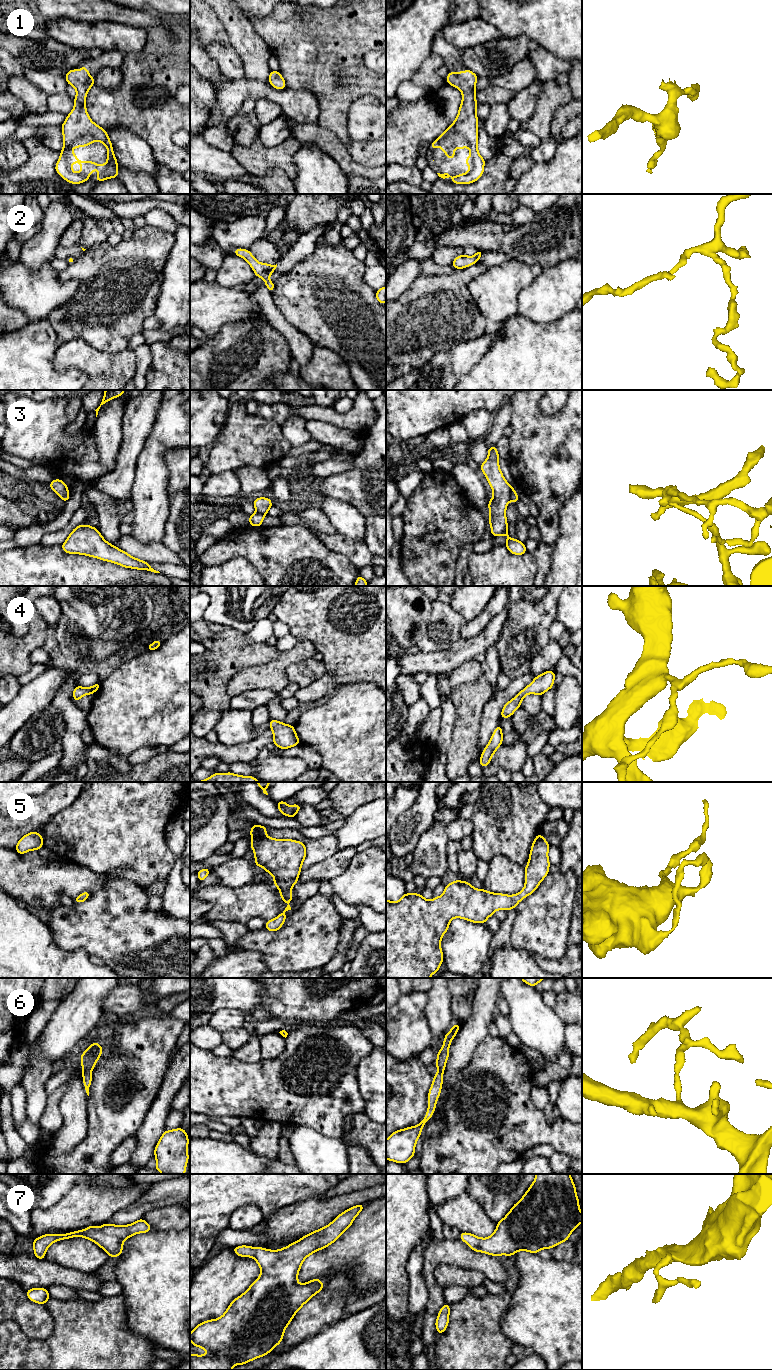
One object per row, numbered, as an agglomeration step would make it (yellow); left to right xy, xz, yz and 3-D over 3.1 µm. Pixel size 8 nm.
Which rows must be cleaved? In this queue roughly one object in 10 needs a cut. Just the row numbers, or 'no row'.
3

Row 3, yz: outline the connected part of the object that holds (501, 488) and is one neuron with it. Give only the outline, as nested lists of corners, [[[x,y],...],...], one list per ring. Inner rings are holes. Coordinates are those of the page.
[[[496,446],[488,447],[488,458],[480,465],[480,469],[493,490],[493,498],[488,502],[490,532],[494,537],[506,535],[505,545],[509,552],[514,555],[523,555],[527,552],[525,544],[508,535],[506,508],[510,501],[512,487],[505,480],[498,459],[499,454]]]

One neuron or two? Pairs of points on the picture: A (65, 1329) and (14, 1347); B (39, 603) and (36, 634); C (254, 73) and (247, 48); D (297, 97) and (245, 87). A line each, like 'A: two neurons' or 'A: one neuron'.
A: one neuron
B: two neurons
C: one neuron
D: one neuron

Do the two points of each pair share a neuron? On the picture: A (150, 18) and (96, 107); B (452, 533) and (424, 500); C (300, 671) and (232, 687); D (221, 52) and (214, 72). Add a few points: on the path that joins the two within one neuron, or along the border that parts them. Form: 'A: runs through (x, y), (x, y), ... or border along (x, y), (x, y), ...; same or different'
A: border along (170, 19), (163, 27), (151, 26), (148, 29); different
B: runs through (444, 525), (432, 508); same
C: border along (305, 660), (287, 668), (289, 681); different
D: border along (205, 46), (206, 52), (216, 62), (223, 78); different

